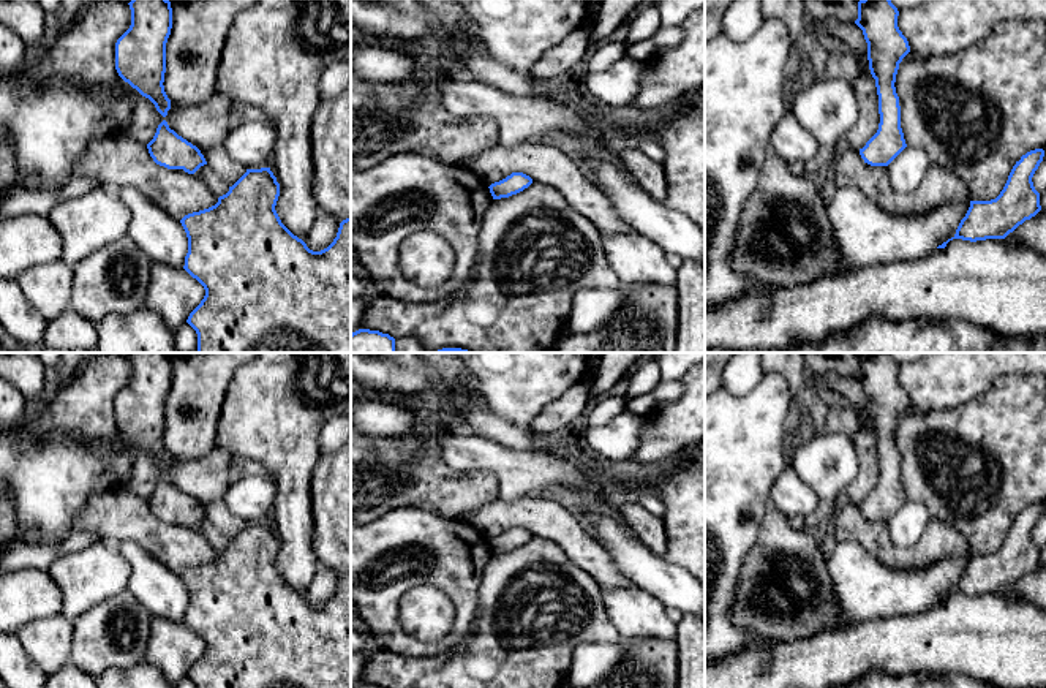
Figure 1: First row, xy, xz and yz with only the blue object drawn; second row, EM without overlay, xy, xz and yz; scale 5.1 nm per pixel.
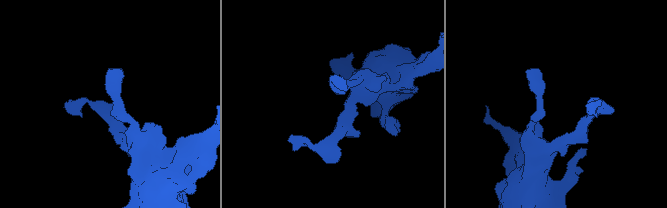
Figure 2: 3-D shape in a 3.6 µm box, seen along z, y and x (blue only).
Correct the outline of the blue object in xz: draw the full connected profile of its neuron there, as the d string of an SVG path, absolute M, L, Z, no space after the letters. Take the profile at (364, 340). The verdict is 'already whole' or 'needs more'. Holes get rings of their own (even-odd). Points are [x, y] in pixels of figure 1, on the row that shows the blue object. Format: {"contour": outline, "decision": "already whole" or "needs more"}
{"contour": "M359 329L351 334L351 353L395 353L395 338L379 331Z", "decision": "already whole"}

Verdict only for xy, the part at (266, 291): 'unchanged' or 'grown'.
unchanged

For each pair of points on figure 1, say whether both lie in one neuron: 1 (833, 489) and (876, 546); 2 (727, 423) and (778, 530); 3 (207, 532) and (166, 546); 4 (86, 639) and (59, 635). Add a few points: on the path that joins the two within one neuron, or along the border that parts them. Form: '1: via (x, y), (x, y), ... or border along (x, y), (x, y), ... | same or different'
1: border along (842, 498), (839, 505) | different
2: border along (768, 497), (762, 527), (756, 540) | different
3: border along (190, 529), (218, 551) | different
4: border along (73, 622), (70, 660) | different

